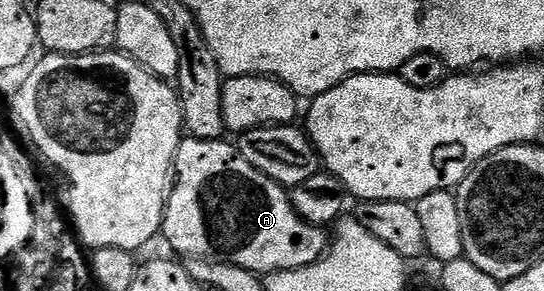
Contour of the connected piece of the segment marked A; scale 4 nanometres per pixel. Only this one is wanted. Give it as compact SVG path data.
M188 136L180 140L177 151L175 152L175 164L173 166L173 184L170 186L167 195L167 209L163 212L163 227L161 230L162 240L167 240L179 253L184 253L187 257L194 259L206 259L212 263L230 263L241 267L245 271L256 275L270 275L273 273L284 273L290 269L300 269L306 265L312 265L315 261L320 261L323 254L329 248L329 233L326 228L311 225L293 207L288 190L284 186L277 184L273 179L269 179L257 167L250 165L243 158L238 148L234 144L226 145L226 140L202 141L196 137Z

